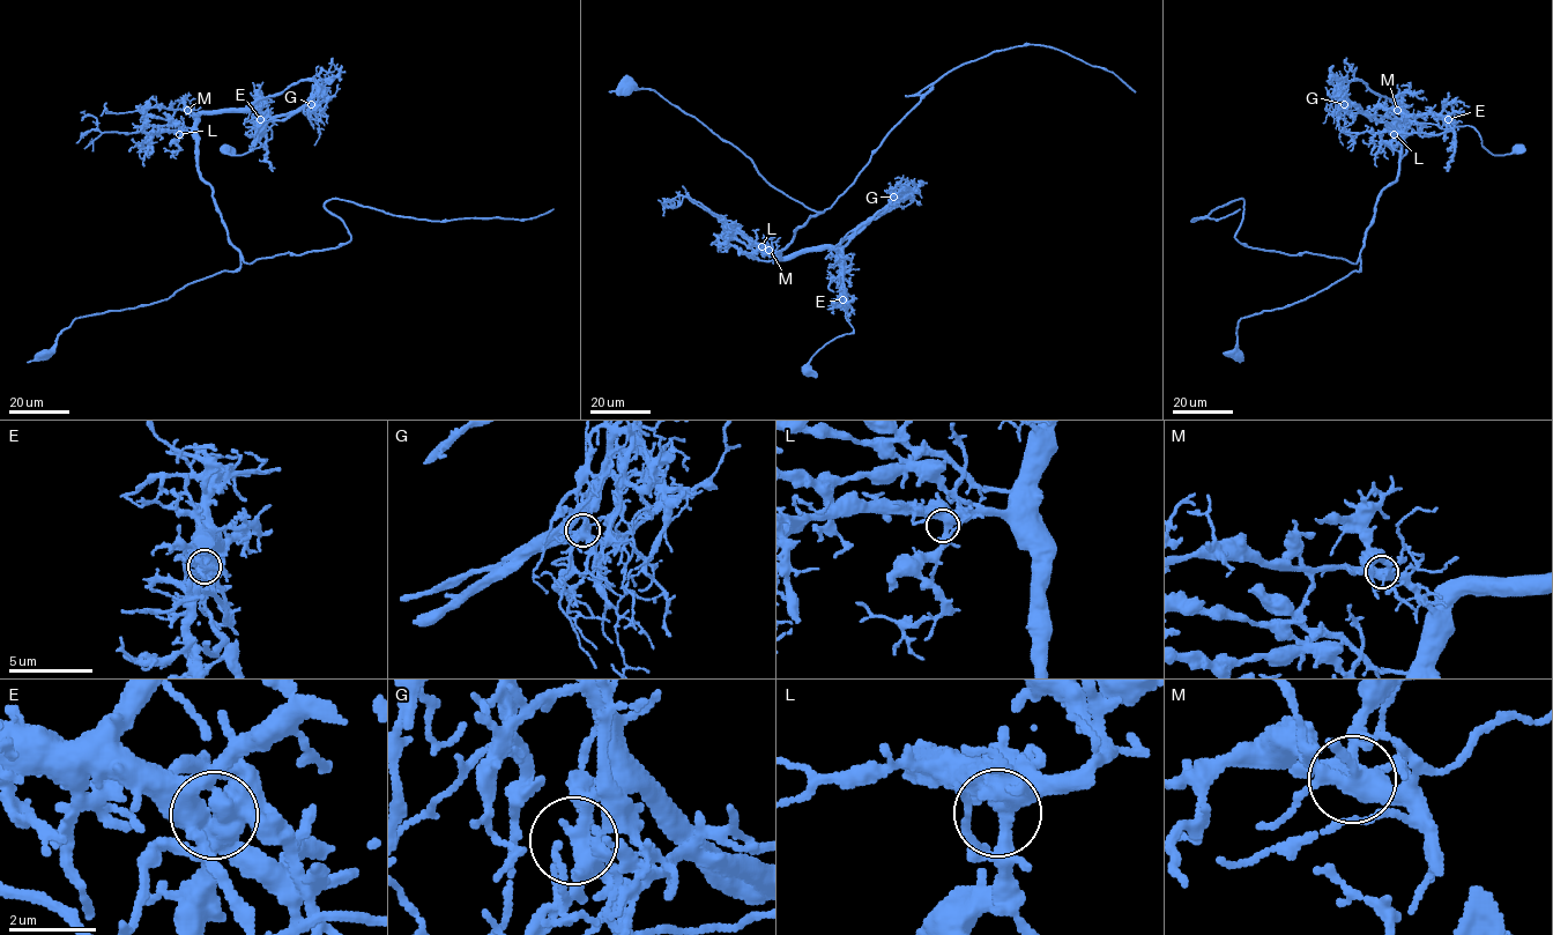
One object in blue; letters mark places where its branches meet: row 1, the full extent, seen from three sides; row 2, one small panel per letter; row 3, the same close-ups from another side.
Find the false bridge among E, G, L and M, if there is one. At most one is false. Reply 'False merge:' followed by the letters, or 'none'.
False merge: E

